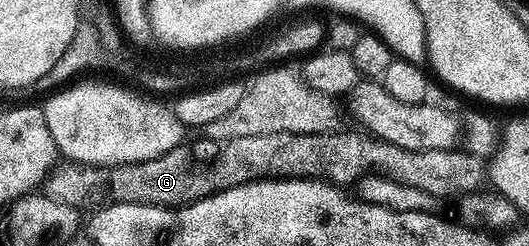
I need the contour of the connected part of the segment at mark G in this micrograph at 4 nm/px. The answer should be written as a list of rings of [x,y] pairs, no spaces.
[[[345,130],[343,133],[330,134],[330,135],[294,135],[292,133],[271,133],[263,134],[262,136],[252,137],[237,137],[234,140],[230,140],[228,143],[220,144],[220,151],[213,159],[206,159],[198,161],[196,156],[187,146],[181,145],[178,147],[171,147],[166,153],[161,155],[154,155],[151,157],[145,157],[136,160],[134,163],[114,163],[111,167],[98,167],[94,163],[73,163],[71,161],[61,162],[59,165],[53,166],[46,175],[46,194],[51,201],[61,202],[62,205],[68,205],[77,207],[79,209],[99,209],[109,203],[137,203],[138,205],[158,205],[159,207],[182,207],[186,203],[193,203],[199,199],[205,199],[210,197],[214,193],[219,191],[225,191],[226,189],[234,189],[238,185],[243,183],[252,183],[255,179],[326,179],[329,183],[335,183],[337,185],[352,185],[356,180],[365,173],[379,173],[387,176],[388,179],[394,179],[404,185],[410,185],[416,189],[422,189],[422,193],[430,193],[430,197],[441,201],[447,201],[447,199],[453,199],[453,201],[459,201],[466,195],[475,195],[485,186],[486,183],[486,163],[483,158],[476,156],[474,153],[467,149],[453,149],[447,151],[446,149],[428,149],[426,151],[411,151],[410,149],[402,149],[398,145],[390,145],[386,141],[375,137],[369,137],[367,134],[359,133],[355,135],[354,132]]]

